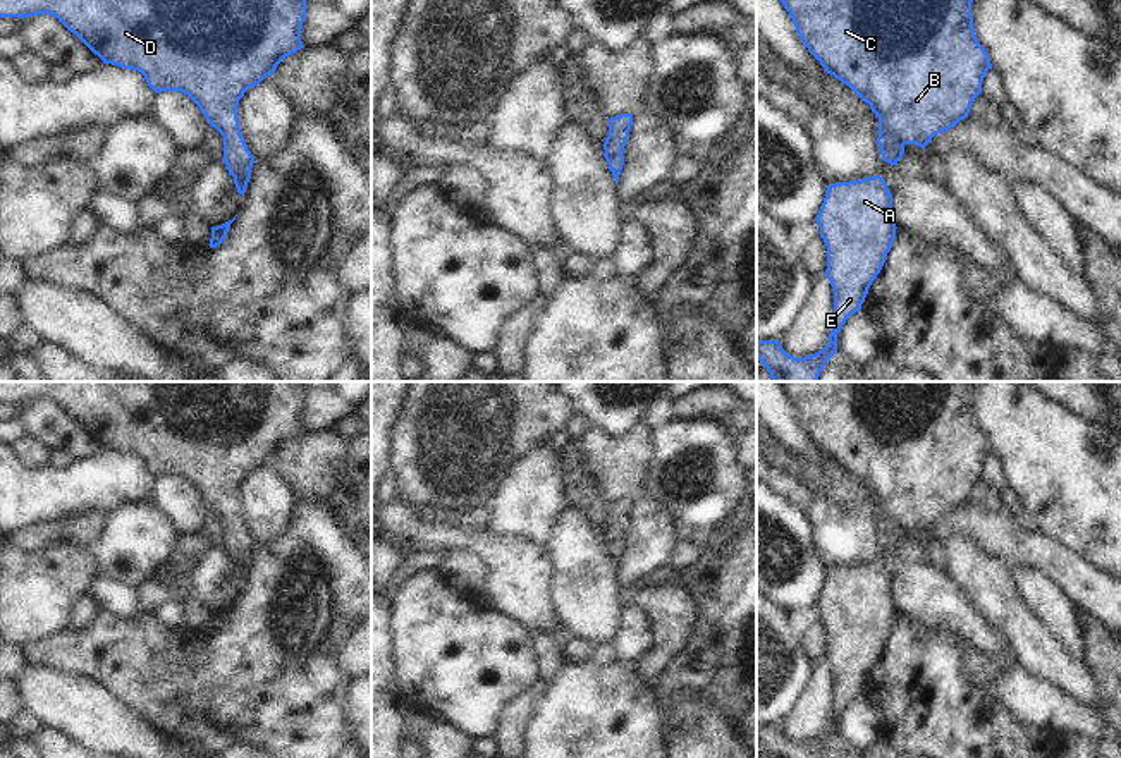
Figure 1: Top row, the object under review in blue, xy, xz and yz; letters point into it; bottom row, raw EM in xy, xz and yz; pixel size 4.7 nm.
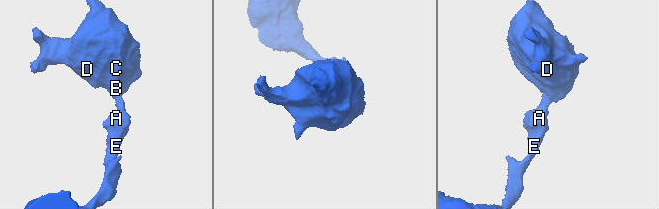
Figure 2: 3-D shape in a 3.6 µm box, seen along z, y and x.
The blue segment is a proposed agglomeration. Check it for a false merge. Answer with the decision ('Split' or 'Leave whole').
Leave whole.

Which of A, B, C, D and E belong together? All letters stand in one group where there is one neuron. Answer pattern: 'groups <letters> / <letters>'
groups A B C D E

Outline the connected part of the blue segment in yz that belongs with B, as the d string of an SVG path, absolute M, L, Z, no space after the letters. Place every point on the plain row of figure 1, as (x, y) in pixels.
M779 382L796 418L827 459L849 471L879 502L877 529L882 545L897 550L906 529L922 535L939 517L966 504L992 449L978 428L971 382Z

